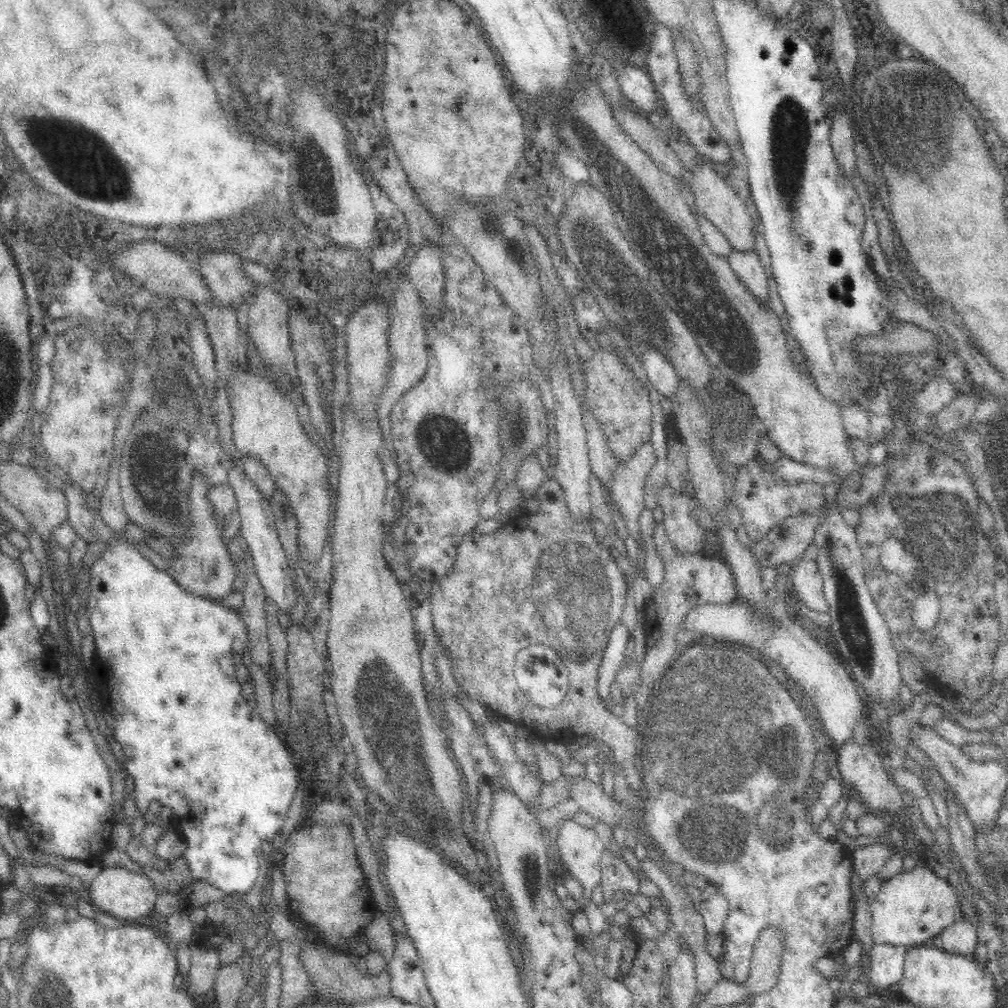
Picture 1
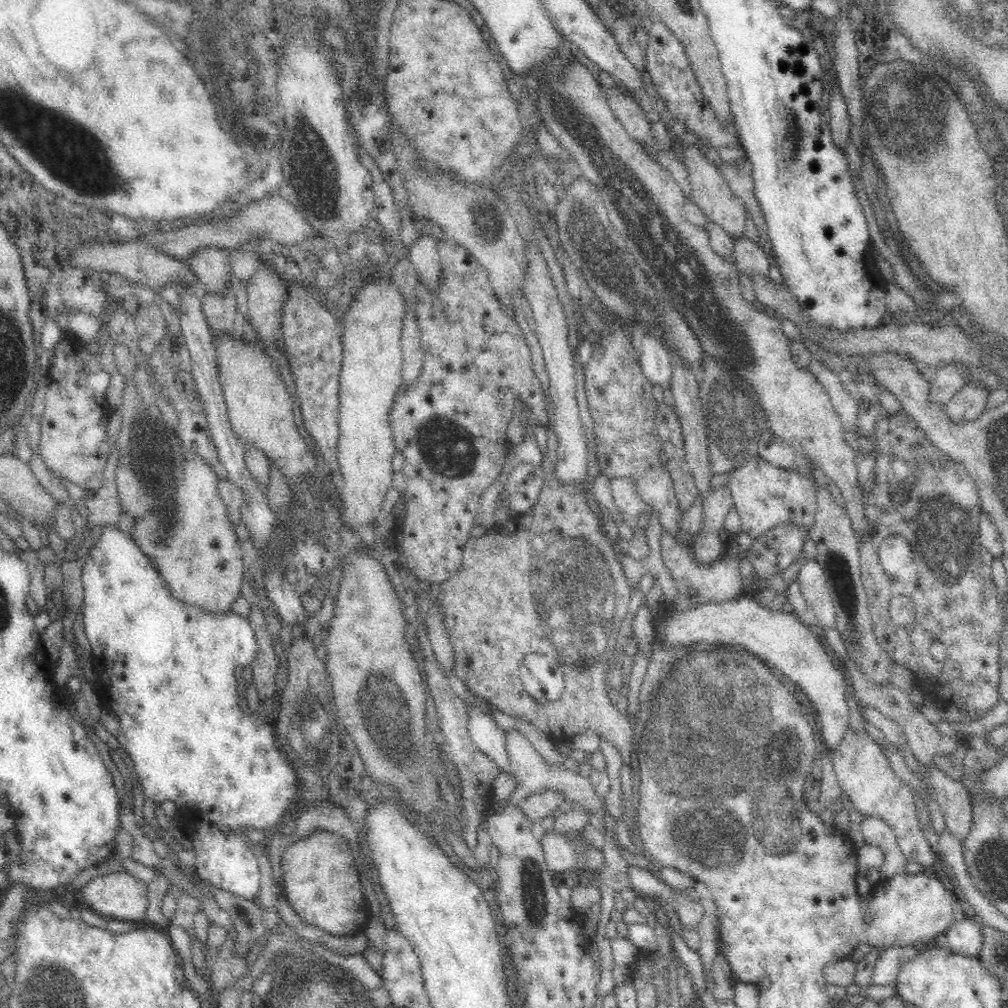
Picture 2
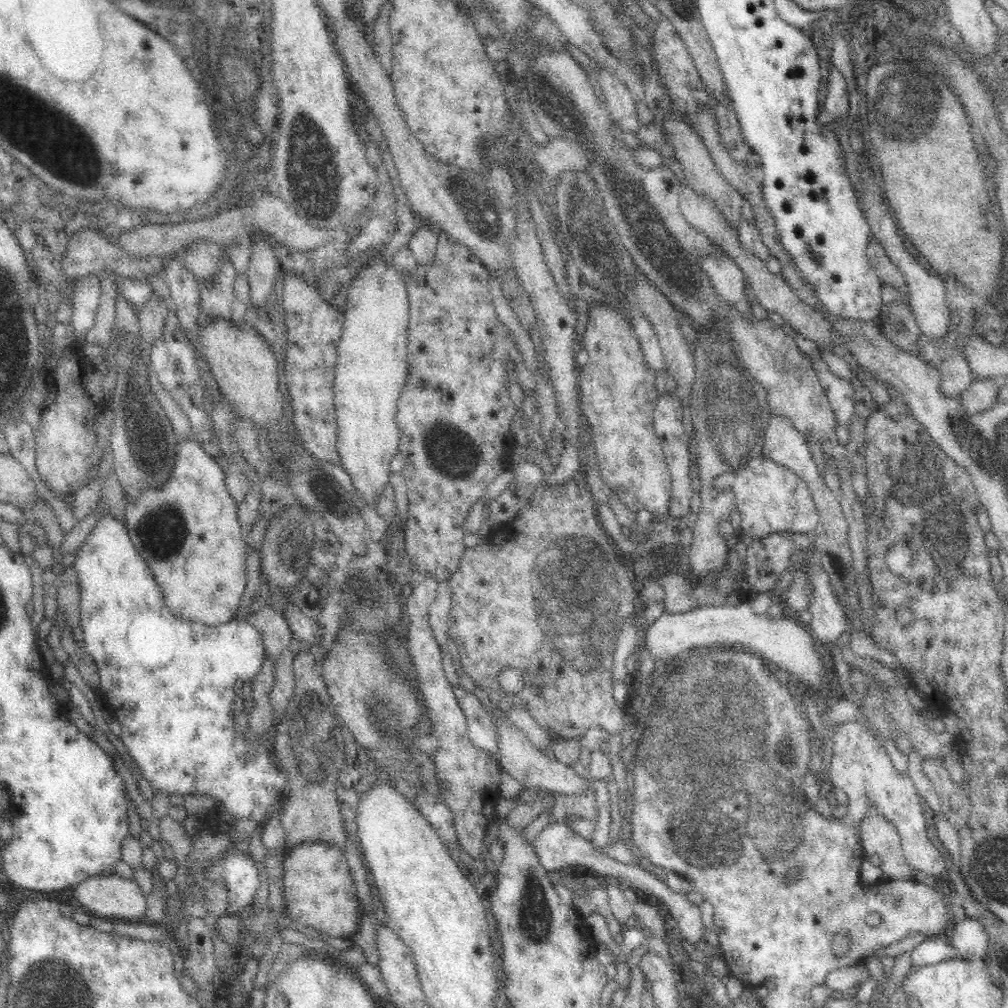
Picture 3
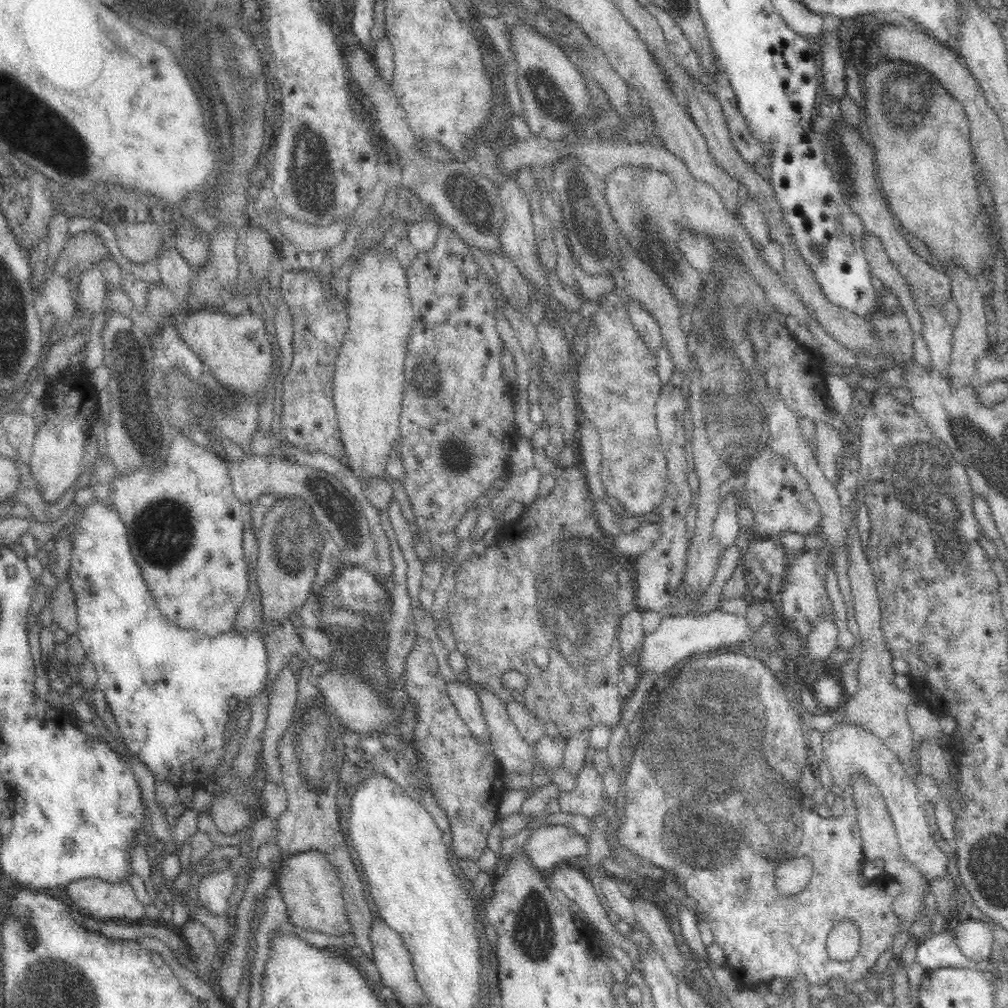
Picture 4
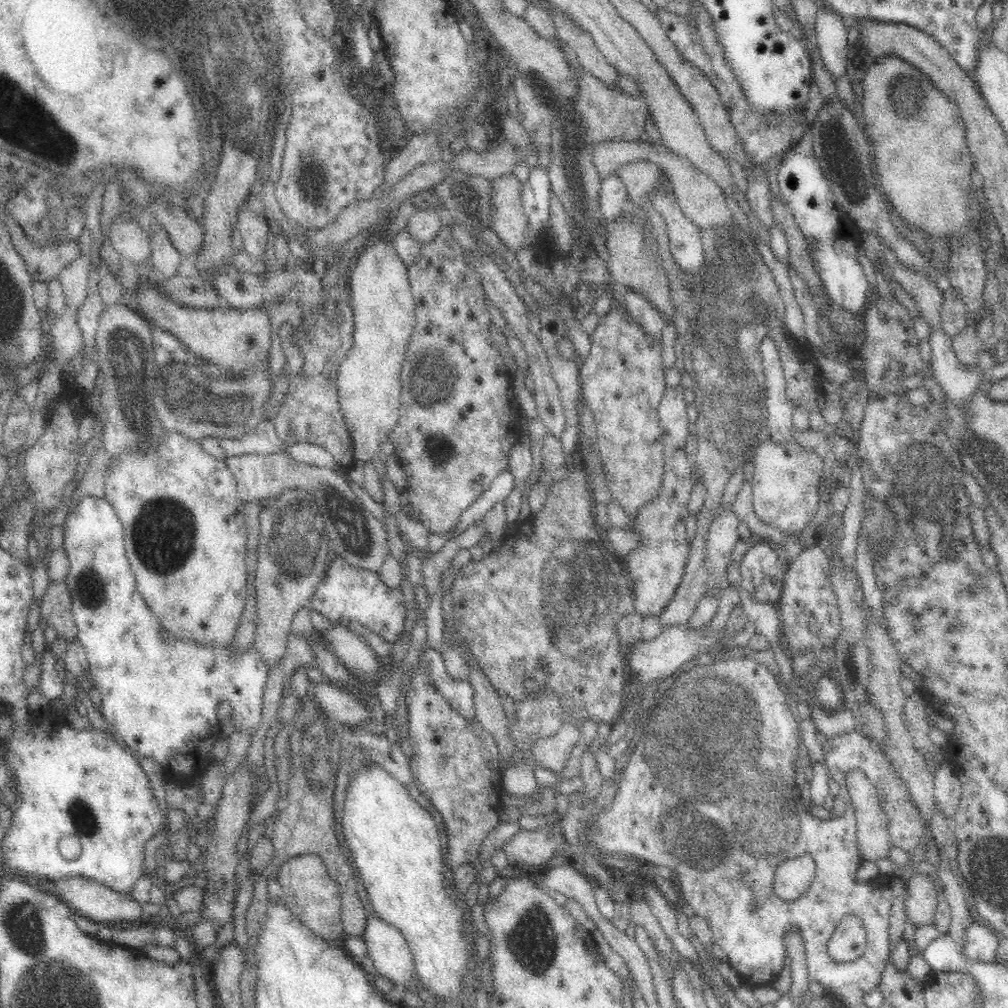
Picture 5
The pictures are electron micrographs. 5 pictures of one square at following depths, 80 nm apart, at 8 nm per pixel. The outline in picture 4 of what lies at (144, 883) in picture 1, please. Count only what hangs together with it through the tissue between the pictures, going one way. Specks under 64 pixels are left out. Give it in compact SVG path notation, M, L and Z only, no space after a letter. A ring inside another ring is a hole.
M81 879L66 886L68 898L82 909L84 917L104 920L129 920L138 923L145 907L136 899L130 884L109 884L98 879Z

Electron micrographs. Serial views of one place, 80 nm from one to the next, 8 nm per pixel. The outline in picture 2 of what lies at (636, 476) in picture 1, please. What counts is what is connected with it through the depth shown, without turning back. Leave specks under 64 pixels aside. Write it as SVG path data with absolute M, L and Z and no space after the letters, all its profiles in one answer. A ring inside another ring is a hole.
M627 478L612 480L611 493L623 520L630 528L636 528L638 517L643 514L645 504L638 490L634 489L634 483Z

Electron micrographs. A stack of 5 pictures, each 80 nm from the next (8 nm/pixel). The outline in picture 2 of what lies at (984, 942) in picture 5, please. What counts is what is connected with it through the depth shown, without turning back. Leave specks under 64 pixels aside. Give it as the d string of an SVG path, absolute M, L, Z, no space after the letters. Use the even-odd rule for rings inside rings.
M970 918L950 925L940 941L949 952L968 958L978 959L984 948L981 926Z

